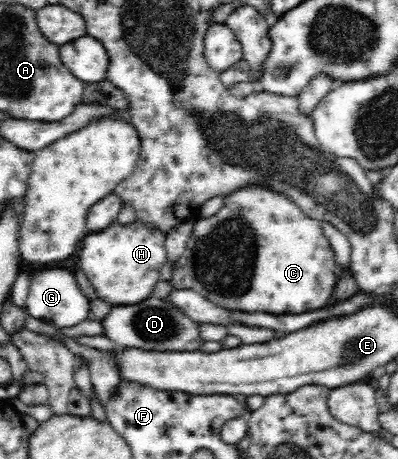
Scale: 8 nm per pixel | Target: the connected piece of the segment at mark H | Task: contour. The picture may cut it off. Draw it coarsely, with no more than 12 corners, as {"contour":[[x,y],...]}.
{"contour":[[145,222],[90,232],[79,266],[113,305],[149,297],[166,234]]}

